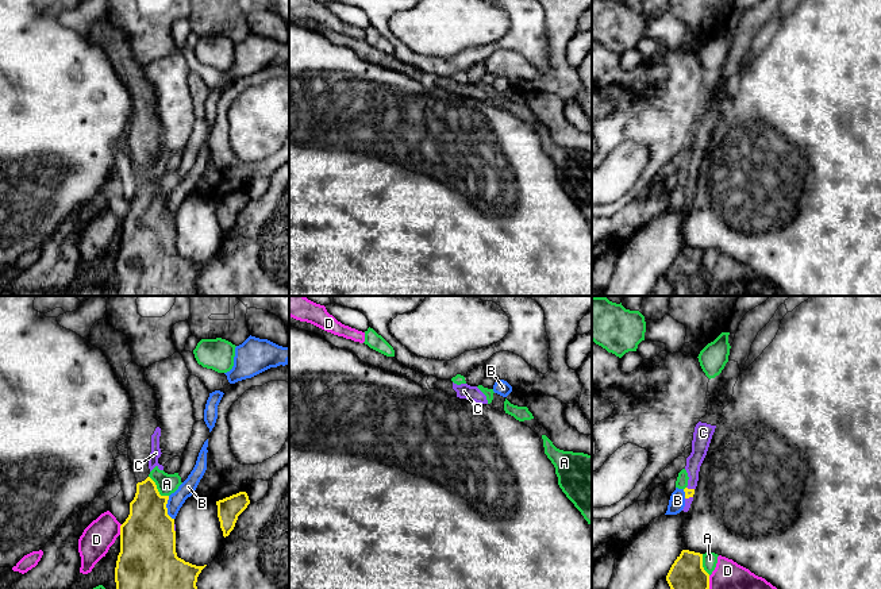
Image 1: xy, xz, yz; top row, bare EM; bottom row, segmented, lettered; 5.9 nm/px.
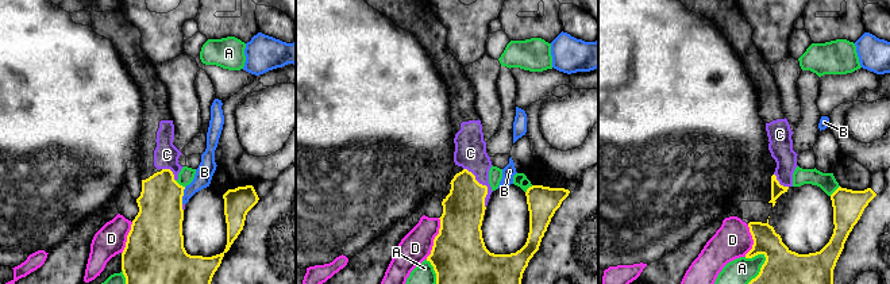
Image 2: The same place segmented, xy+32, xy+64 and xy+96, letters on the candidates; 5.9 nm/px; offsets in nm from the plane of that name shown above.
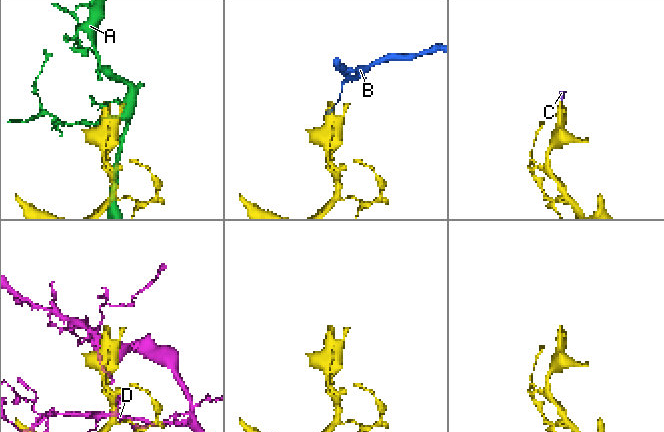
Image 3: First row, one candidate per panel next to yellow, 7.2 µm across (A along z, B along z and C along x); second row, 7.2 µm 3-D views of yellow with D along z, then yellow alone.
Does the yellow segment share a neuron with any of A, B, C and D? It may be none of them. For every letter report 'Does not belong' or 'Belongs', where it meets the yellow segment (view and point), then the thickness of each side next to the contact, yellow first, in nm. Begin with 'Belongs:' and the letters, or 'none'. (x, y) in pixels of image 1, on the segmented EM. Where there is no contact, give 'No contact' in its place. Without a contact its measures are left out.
Belongs: C
A: Does not belong. Touches yellow at xy (157, 489). Thickness 300 nm (yellow) against 130 nm
B: Does not belong. Touches yellow at xy (166, 508). Thickness 340 nm (yellow) against 90 nm
C: Belongs. Touches yellow at yz (691, 489). Thickness 50 nm (yellow) against 100 nm
D: Does not belong. Touches yellow at xy (120, 530). Thickness 340 nm (yellow) against 190 nm

